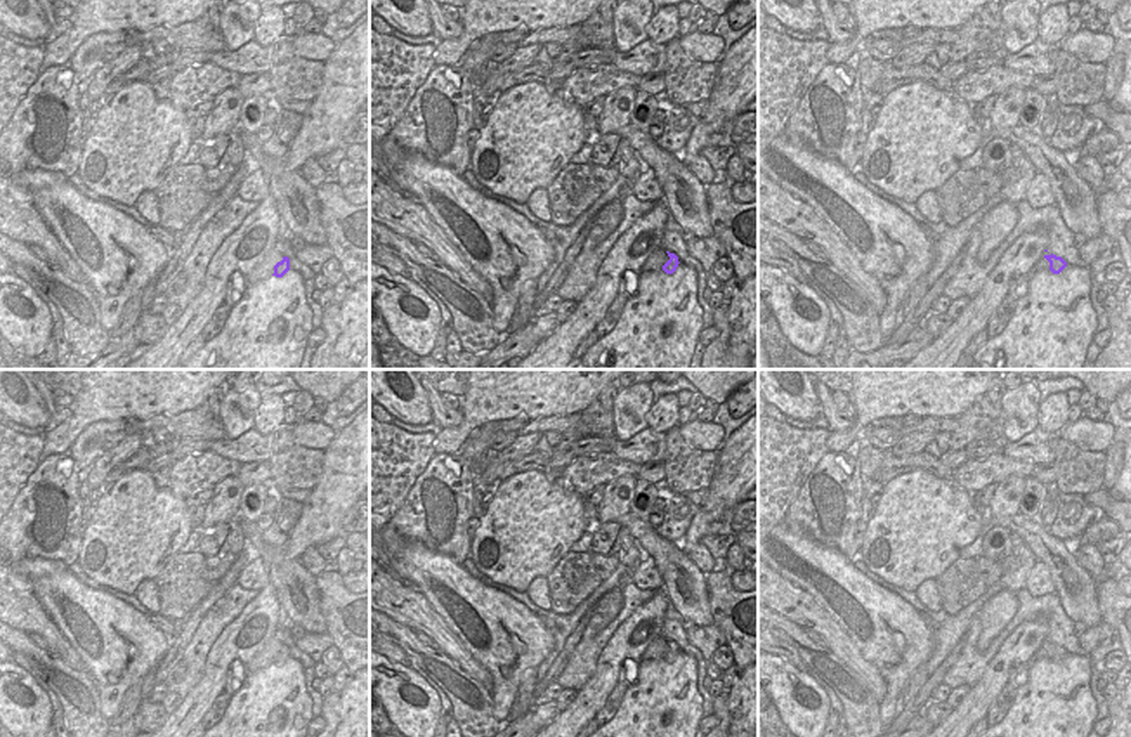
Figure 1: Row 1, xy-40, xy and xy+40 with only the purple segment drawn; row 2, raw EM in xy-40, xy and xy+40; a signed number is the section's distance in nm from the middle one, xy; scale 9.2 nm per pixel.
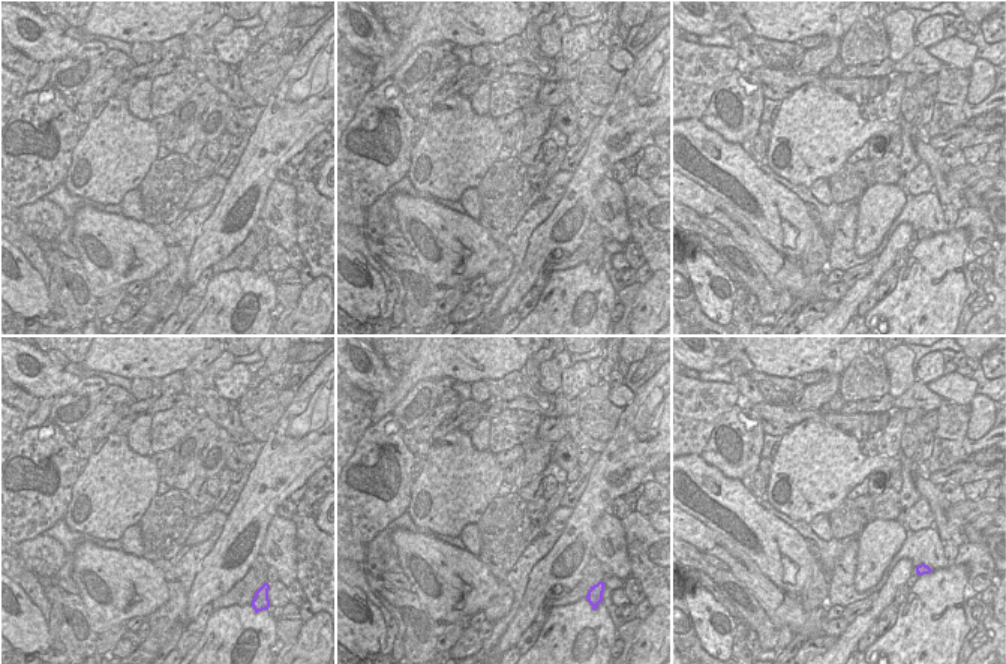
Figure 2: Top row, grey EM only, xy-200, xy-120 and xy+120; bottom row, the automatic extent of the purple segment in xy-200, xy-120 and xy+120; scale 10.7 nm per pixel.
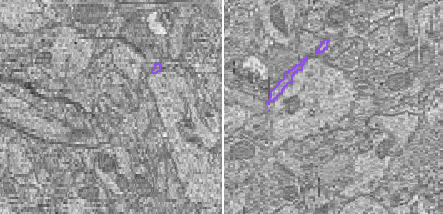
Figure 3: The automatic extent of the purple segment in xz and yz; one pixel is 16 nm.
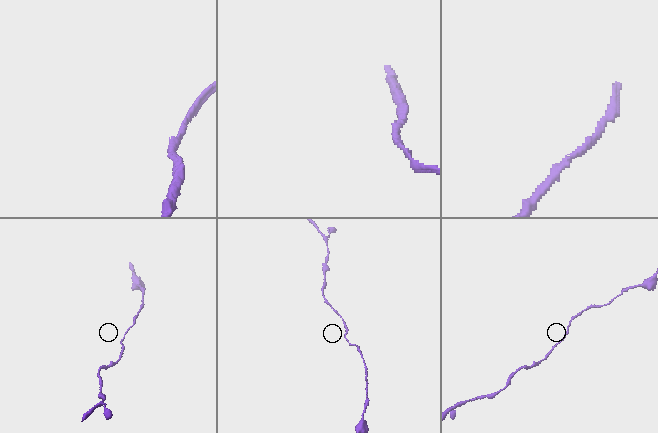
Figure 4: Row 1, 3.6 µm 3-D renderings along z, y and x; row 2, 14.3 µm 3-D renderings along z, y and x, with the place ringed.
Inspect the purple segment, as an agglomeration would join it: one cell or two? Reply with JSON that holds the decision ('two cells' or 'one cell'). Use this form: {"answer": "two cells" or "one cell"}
{"answer": "one cell"}

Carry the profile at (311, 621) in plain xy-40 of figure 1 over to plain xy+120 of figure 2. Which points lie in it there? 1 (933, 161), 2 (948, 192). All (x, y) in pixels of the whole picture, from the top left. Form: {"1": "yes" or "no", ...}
{"1": "yes", "2": "yes"}

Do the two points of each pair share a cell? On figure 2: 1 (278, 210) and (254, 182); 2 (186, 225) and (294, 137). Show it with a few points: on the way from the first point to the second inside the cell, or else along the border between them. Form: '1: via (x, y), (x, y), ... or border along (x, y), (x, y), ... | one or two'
1: border along (276, 177), (258, 218) | two
2: border along (222, 194), (213, 213), (201, 227) | two

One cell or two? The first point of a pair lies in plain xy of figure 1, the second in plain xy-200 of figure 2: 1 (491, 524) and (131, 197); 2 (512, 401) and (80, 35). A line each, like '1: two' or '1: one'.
1: two
2: two

